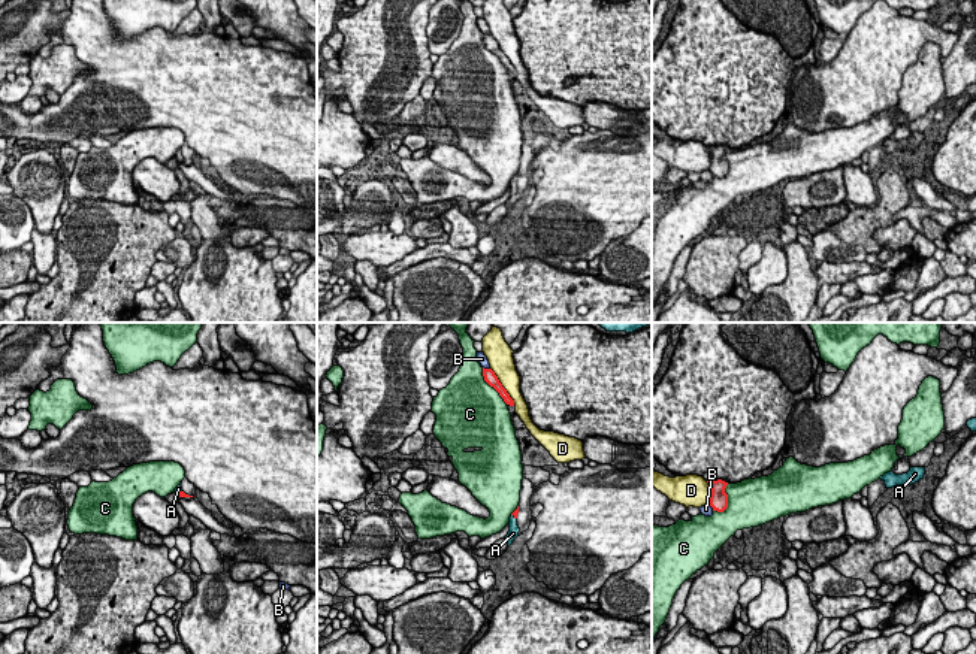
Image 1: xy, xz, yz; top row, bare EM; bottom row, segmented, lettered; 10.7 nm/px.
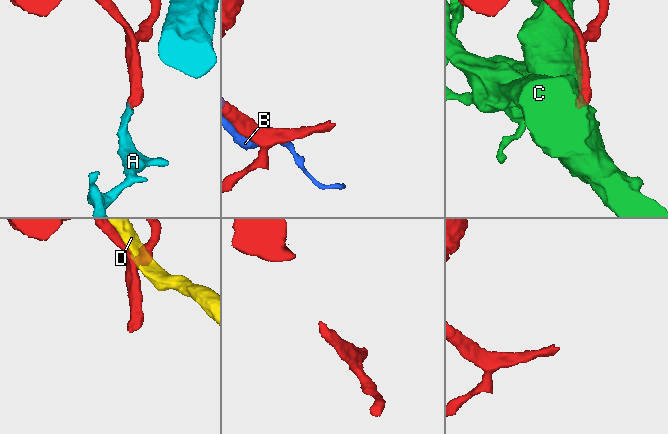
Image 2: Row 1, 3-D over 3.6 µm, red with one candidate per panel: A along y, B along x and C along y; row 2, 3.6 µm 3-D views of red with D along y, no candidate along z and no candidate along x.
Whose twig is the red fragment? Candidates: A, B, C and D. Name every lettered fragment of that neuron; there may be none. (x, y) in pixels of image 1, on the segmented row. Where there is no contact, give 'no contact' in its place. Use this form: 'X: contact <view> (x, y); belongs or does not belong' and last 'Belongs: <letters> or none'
A: contact xz (514, 517); belongs
B: contact xz (486, 369); does not belong
C: contact xz (490, 385); does not belong
D: contact xz (501, 385); does not belong
Belongs: A

